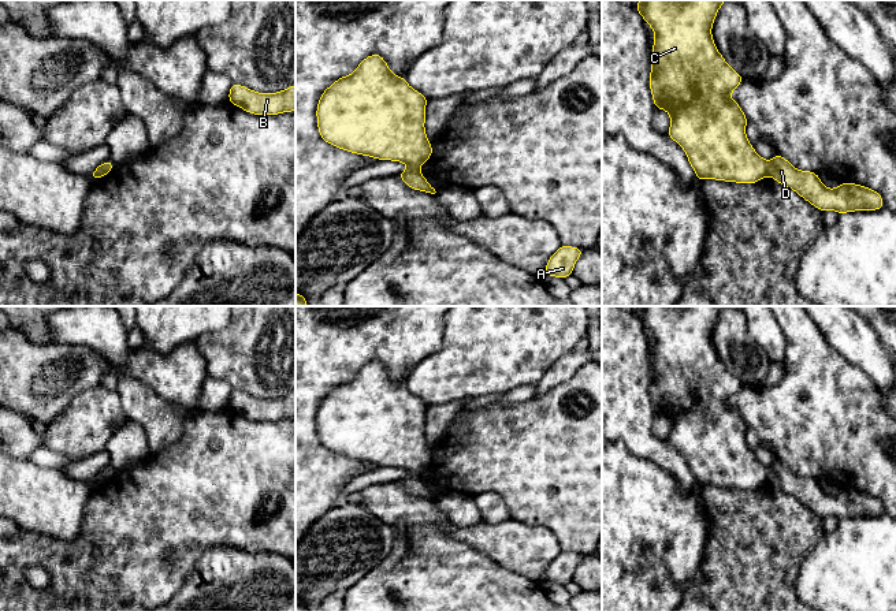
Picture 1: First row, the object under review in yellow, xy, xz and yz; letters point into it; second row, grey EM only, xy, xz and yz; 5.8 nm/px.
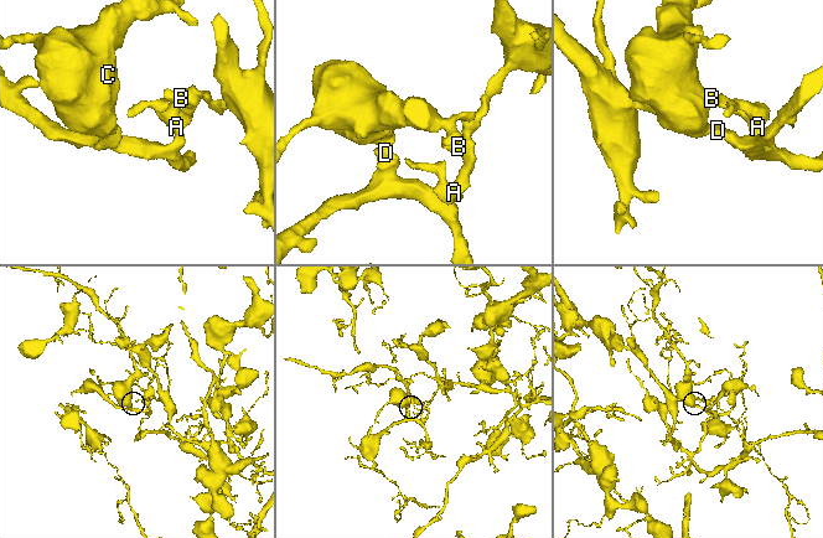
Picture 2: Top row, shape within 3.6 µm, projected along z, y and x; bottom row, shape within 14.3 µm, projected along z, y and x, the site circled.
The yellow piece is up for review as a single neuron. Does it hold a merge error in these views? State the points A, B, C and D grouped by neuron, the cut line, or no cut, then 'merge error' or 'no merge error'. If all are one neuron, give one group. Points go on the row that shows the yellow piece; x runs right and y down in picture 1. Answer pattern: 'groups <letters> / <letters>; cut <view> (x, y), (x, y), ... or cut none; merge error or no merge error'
groups A B D / C; cut yz (766, 161), (768, 174); merge error

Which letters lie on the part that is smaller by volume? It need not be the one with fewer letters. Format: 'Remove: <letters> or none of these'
Remove: C

